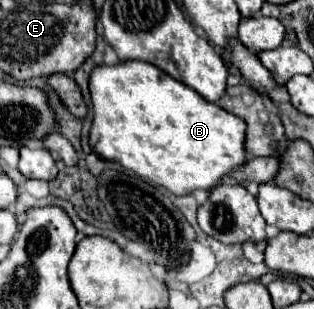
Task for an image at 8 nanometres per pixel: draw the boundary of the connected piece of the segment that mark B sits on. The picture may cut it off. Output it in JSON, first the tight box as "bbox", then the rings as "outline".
{"bbox":[90,60,246,196],"outline":[[[130,60],[116,66],[96,66],[90,76],[90,94],[94,122],[90,130],[92,150],[104,158],[122,164],[136,172],[140,178],[150,180],[156,186],[164,186],[174,196],[186,196],[198,188],[212,190],[224,176],[246,164],[246,122],[226,112],[218,104],[202,100],[198,92],[170,78],[150,62]]]}

